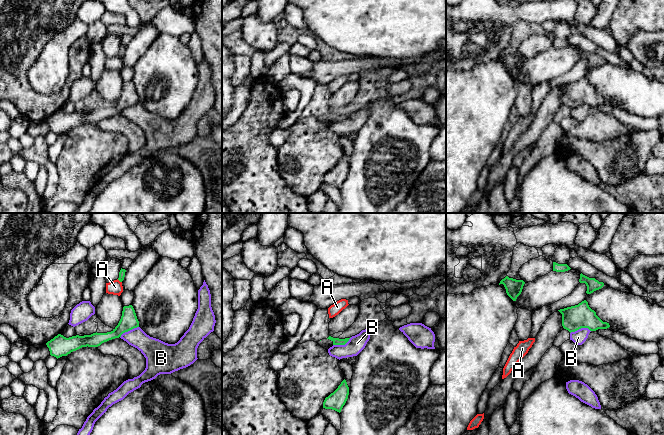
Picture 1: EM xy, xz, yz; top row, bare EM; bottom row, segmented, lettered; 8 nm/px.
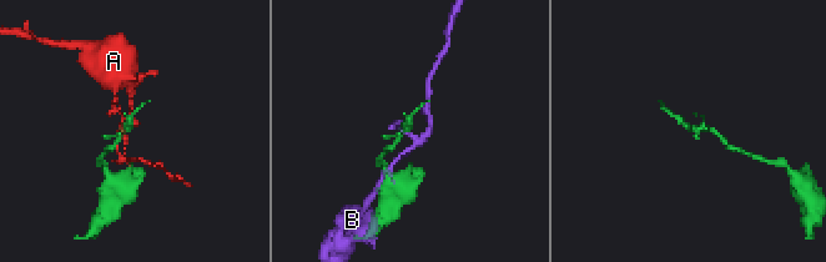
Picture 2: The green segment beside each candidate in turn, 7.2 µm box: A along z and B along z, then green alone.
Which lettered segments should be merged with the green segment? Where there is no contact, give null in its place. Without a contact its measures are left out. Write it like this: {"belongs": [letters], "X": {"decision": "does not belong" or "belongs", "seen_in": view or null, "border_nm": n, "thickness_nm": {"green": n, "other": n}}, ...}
{"belongs": [], "A": {"decision": "does not belong", "seen_in": "xy", "border_nm": 50, "thickness_nm": {"green": 50, "other": 120}}, "B": {"decision": "does not belong", "seen_in": "yz", "border_nm": 170, "thickness_nm": {"green": 190, "other": 110}}}

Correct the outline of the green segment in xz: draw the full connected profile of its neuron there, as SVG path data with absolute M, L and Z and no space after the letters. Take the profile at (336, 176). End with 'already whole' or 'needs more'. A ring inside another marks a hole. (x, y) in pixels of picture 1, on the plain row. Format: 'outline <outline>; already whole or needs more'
outline M344 155L338 164L325 174L323 178L323 184L332 185L340 189L348 175L348 171L349 163Z; already whole

